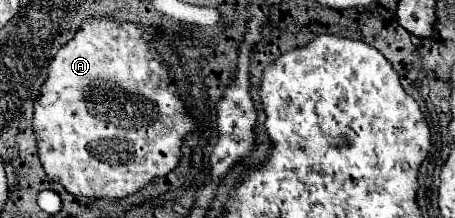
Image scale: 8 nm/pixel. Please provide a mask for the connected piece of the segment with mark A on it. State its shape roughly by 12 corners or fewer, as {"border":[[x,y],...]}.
{"border":[[85,20],[33,104],[45,174],[119,200],[199,128],[151,44]]}

